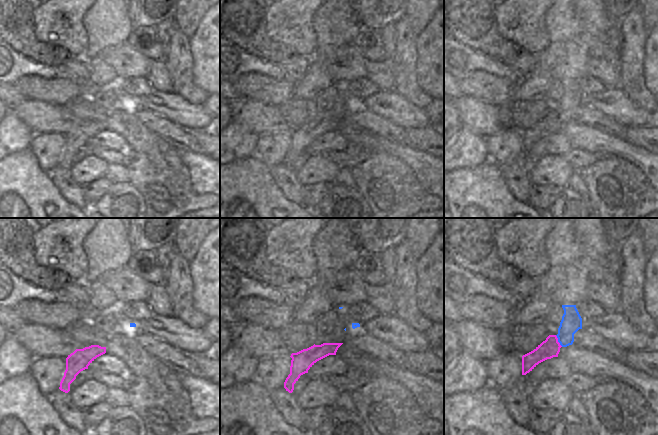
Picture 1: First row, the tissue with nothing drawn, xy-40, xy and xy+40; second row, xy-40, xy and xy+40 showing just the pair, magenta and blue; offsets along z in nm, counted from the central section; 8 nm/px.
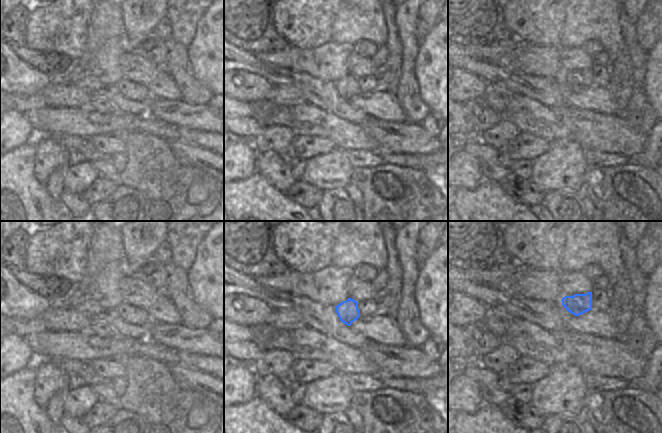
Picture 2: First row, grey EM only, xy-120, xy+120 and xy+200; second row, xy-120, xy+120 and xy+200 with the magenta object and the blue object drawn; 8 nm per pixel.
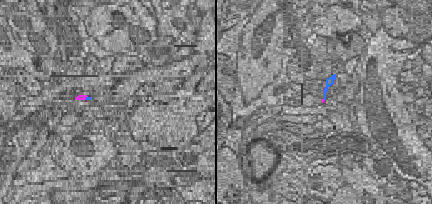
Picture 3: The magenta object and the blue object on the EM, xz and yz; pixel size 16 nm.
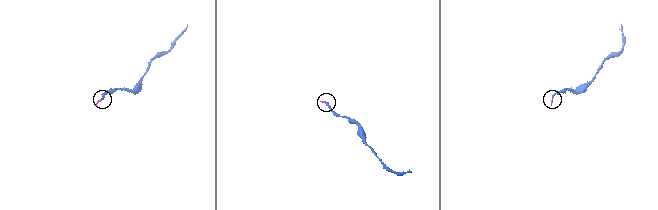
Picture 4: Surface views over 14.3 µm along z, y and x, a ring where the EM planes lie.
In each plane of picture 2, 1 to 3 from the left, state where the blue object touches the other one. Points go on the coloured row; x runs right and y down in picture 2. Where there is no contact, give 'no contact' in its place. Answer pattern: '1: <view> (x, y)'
1: no contact
2: no contact
3: no contact

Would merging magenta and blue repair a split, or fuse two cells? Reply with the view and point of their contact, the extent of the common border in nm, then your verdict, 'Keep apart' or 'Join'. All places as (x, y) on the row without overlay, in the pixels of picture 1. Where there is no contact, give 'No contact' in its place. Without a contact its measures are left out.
Touches magenta at xy+40 (557, 117). Shared border 110 nm. Join

